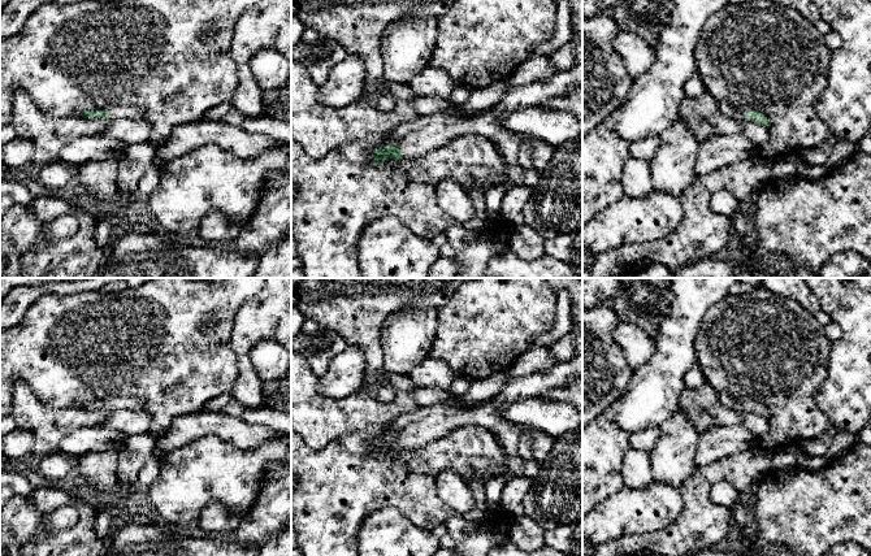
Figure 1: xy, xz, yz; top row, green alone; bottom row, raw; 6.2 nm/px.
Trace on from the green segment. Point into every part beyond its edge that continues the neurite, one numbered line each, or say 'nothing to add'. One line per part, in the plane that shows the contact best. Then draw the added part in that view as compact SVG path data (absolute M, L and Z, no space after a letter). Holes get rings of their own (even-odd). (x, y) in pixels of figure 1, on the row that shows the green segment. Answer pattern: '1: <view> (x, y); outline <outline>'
1: xz (429, 131); outline M576 64L572 69L556 71L549 78L512 86L498 104L476 116L458 114L456 105L420 116L396 127L390 135L390 142L399 147L403 156L417 157L463 134L480 134L491 139L504 156L510 168L507 174L514 187L523 175L517 165L521 139L500 123L500 117L508 112L537 108L547 100L567 95L581 82L582 64Z

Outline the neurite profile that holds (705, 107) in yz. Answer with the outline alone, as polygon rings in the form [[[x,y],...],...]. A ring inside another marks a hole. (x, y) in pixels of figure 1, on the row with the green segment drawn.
[[[707,91],[698,97],[685,95],[680,104],[680,118],[692,122],[706,120],[716,135],[742,134],[746,123],[746,120],[733,120],[725,116],[719,103]]]

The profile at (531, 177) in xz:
[[[534,168],[521,169],[521,171],[523,171],[523,175],[521,175],[521,179],[517,182],[517,184],[525,186],[525,187],[534,187],[538,183],[541,171],[538,171]]]

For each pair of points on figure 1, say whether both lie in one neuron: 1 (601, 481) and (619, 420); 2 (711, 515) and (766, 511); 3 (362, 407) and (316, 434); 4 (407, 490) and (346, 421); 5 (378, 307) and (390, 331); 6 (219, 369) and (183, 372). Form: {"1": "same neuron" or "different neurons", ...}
{"1": "same neuron", "2": "different neurons", "3": "same neuron", "4": "different neurons", "5": "different neurons", "6": "same neuron"}

